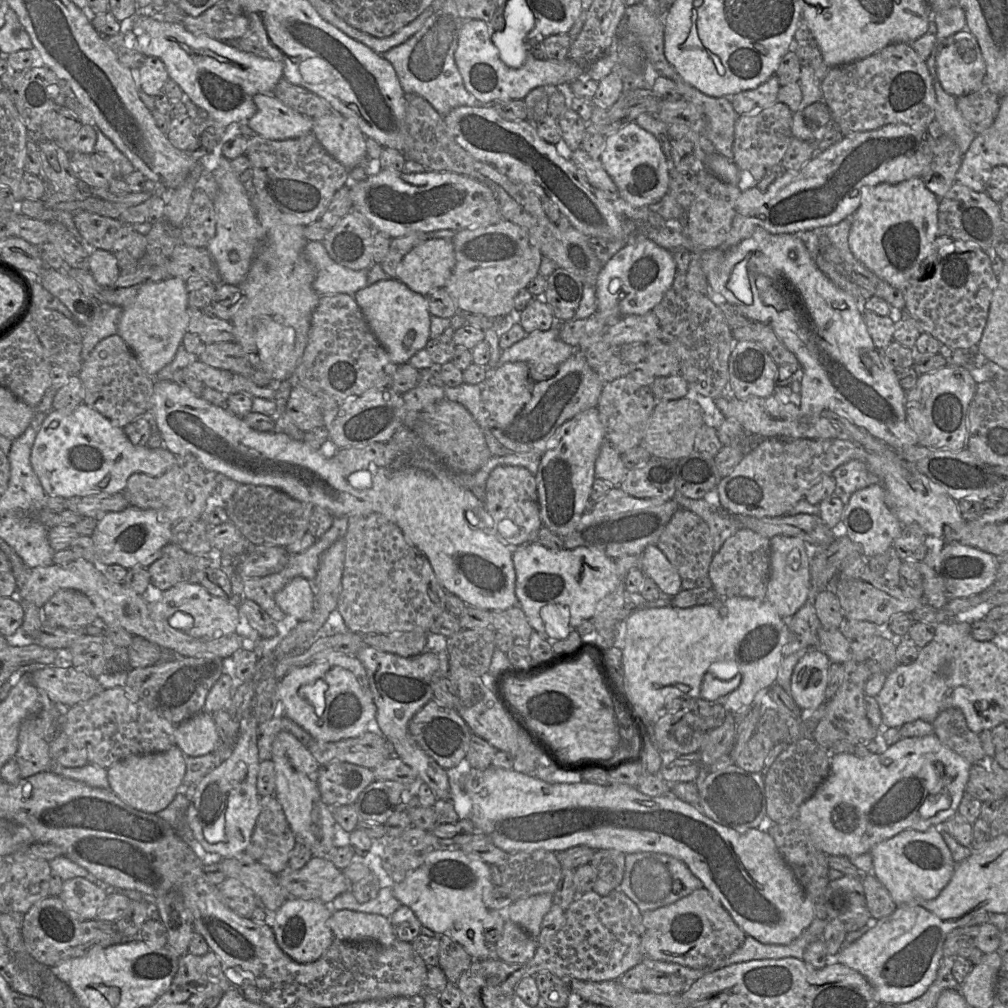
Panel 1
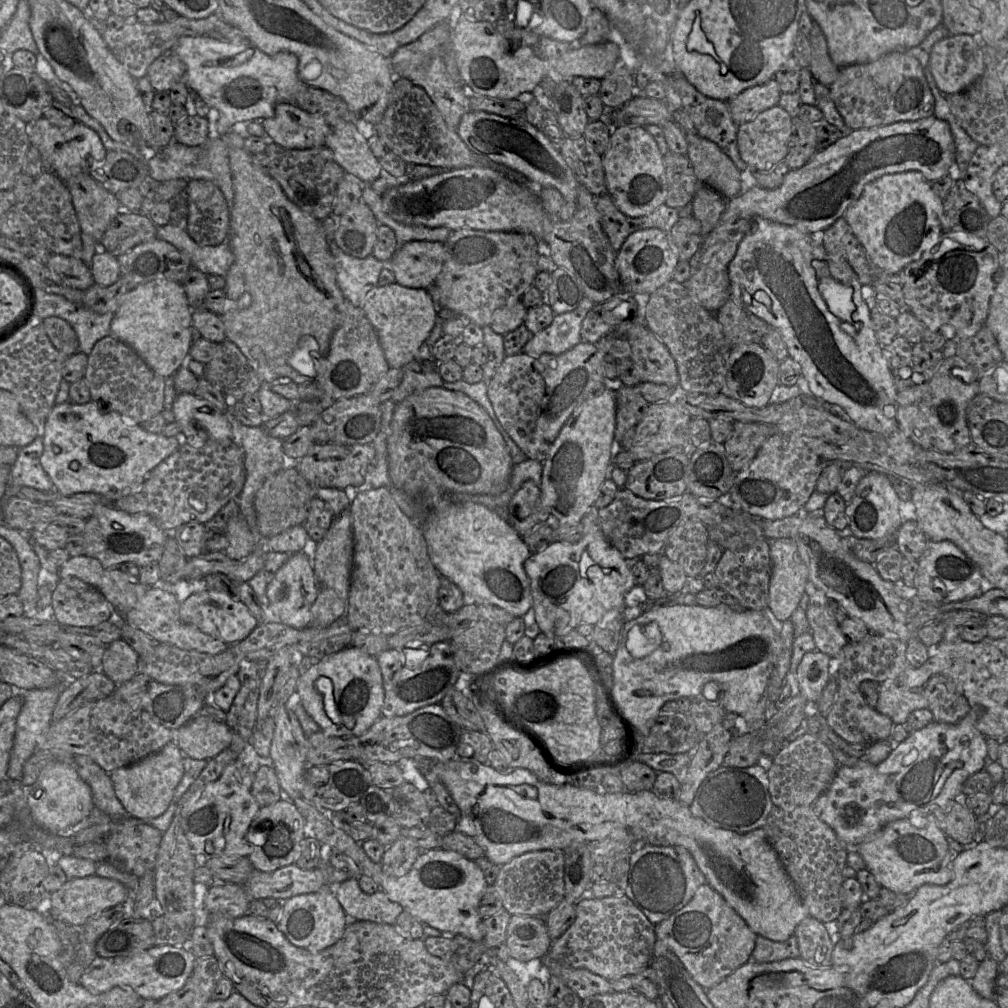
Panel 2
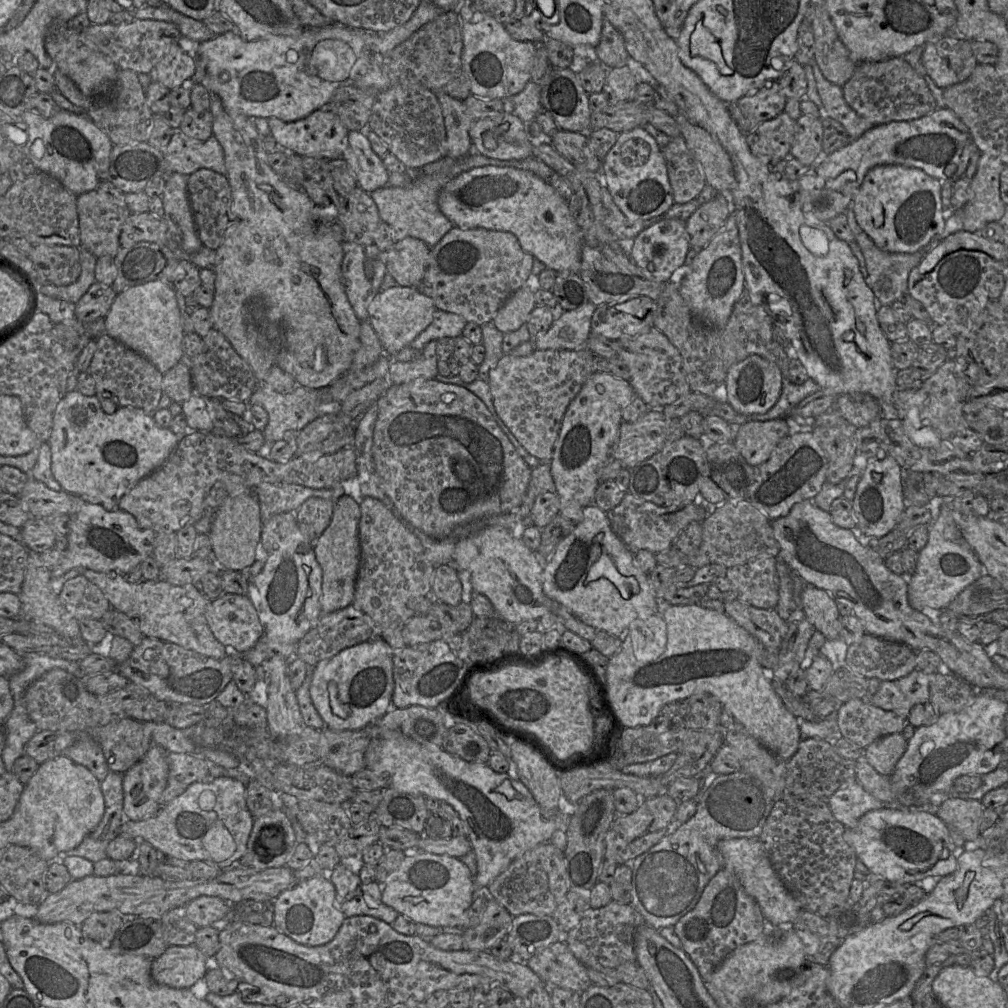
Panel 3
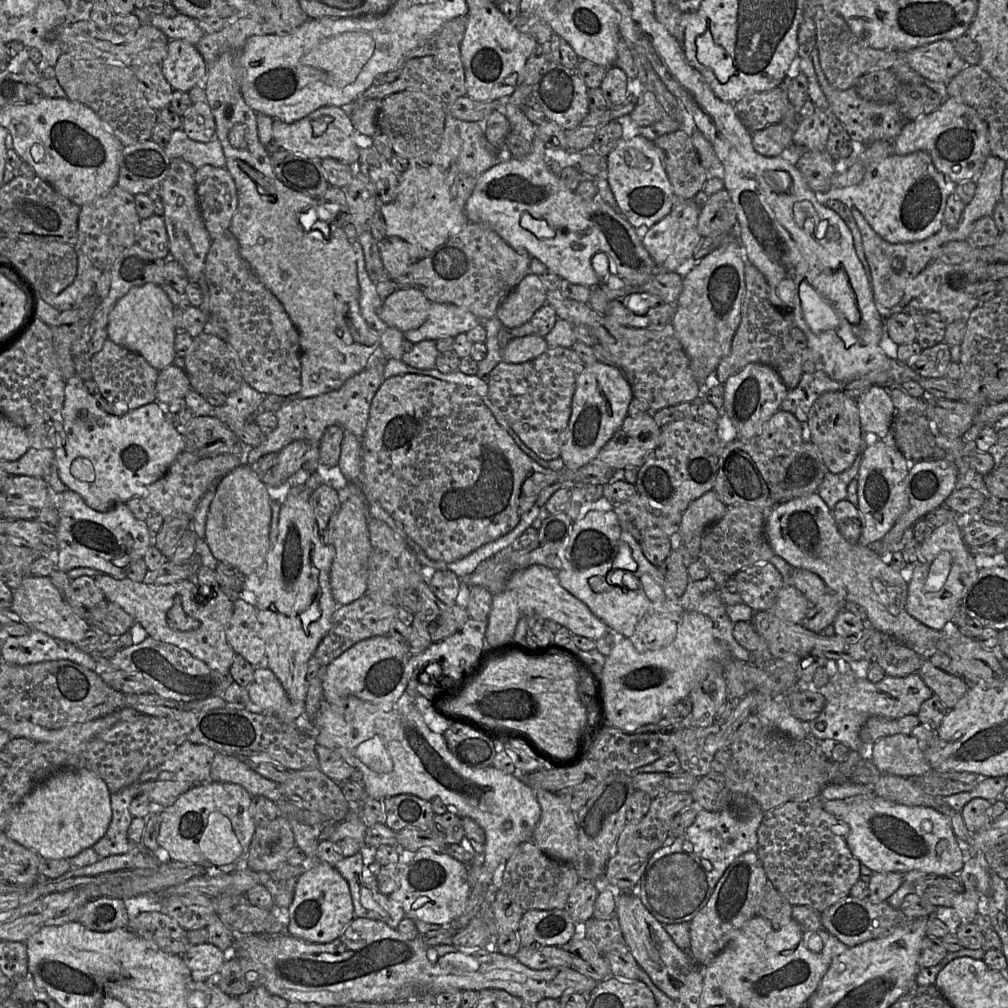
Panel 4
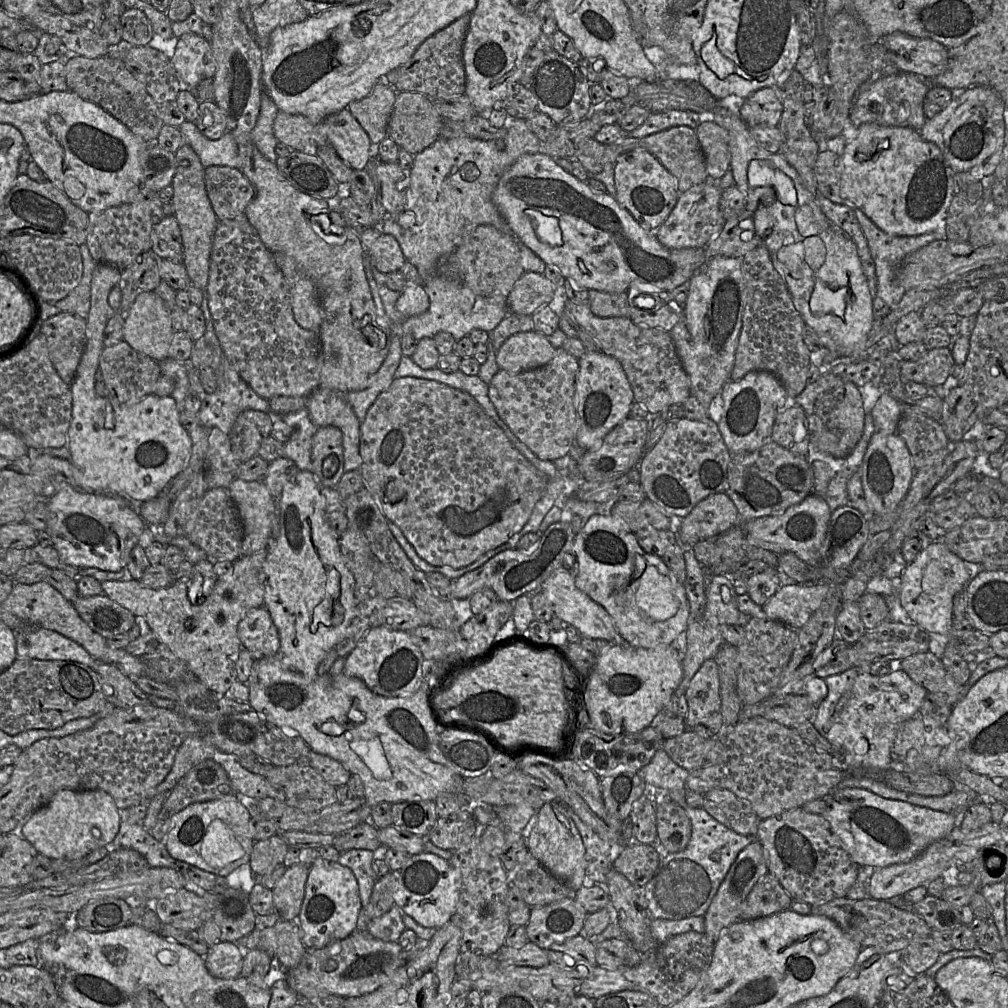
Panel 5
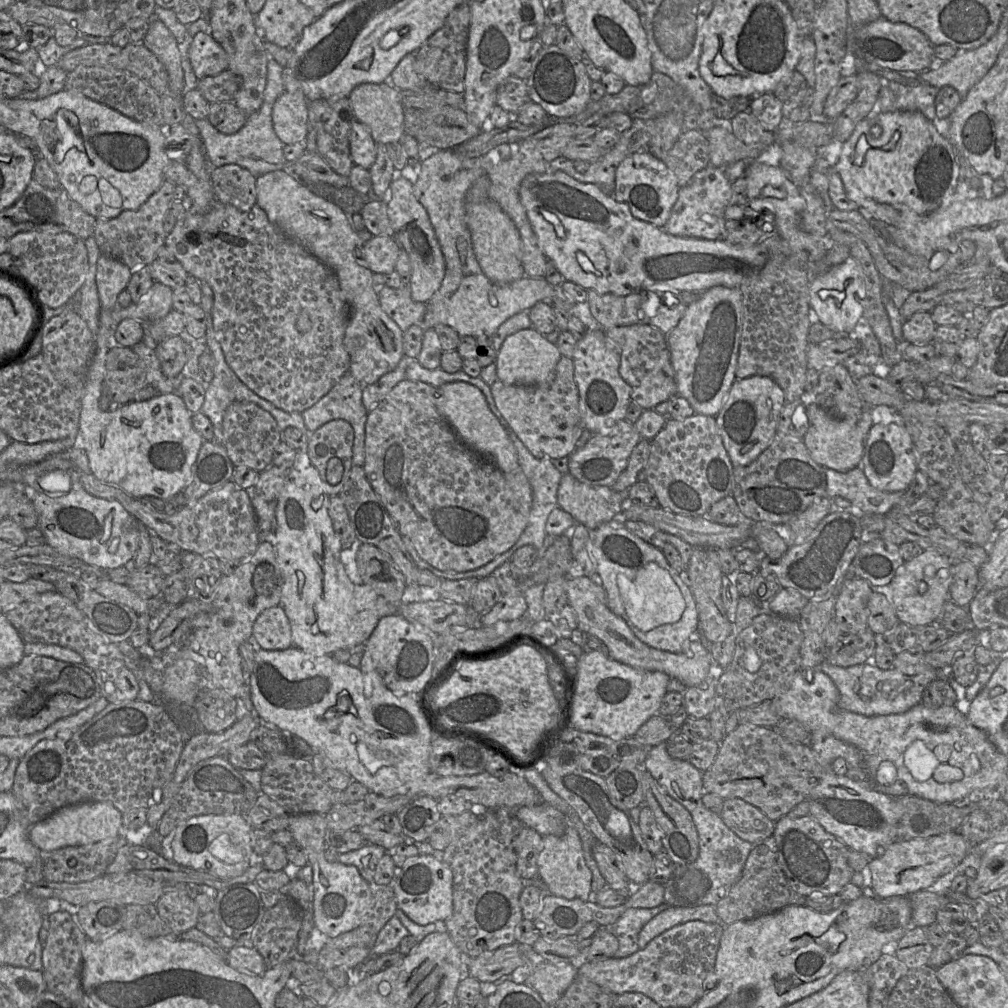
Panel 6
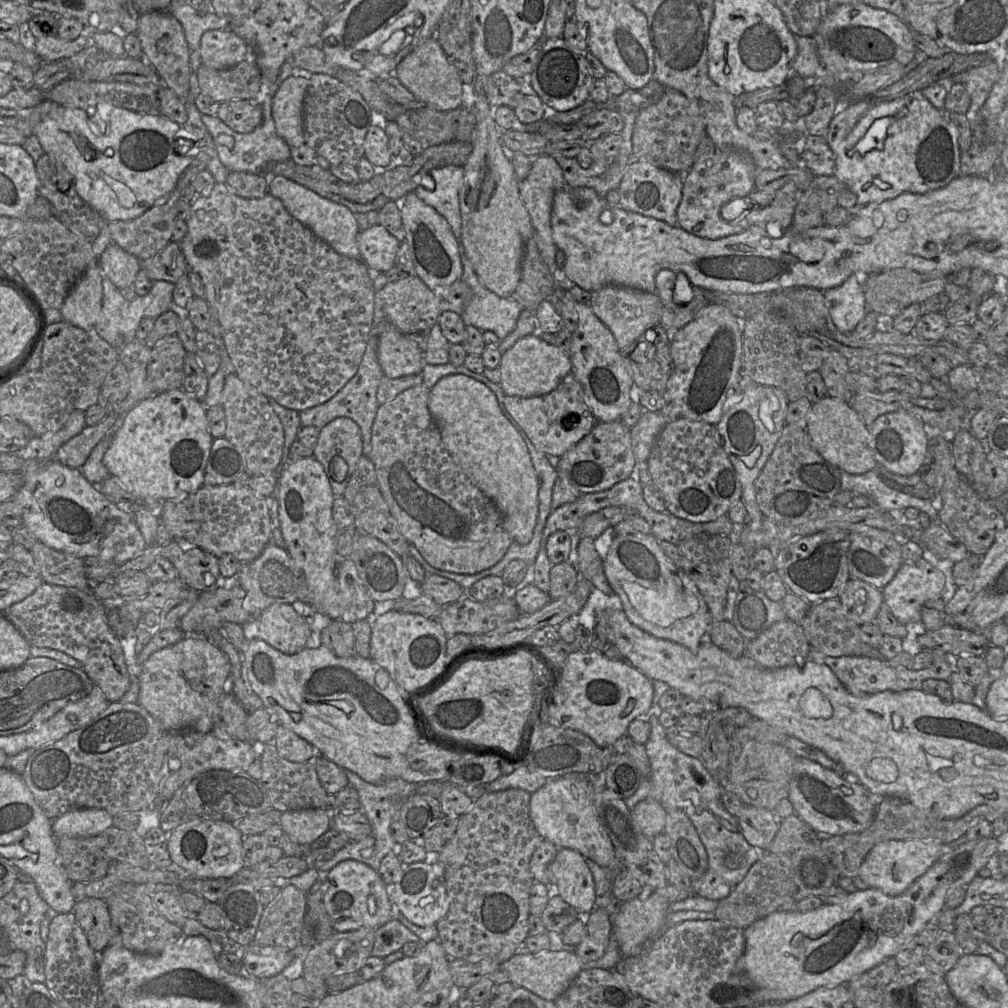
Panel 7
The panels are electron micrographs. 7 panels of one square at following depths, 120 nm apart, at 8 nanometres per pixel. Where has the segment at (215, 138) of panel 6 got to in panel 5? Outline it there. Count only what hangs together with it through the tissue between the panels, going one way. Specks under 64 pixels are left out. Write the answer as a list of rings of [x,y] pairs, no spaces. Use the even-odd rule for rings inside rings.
[[[263,92],[260,112],[256,125],[252,130],[252,140],[261,154],[272,162],[276,162],[278,158],[275,153],[275,147],[278,141],[273,132],[273,124],[277,112],[278,108],[275,103]],[[184,121],[178,128],[186,144],[191,146],[205,168],[227,166],[241,171],[241,158],[231,132],[225,132],[217,140],[210,140],[199,131],[194,122]]]

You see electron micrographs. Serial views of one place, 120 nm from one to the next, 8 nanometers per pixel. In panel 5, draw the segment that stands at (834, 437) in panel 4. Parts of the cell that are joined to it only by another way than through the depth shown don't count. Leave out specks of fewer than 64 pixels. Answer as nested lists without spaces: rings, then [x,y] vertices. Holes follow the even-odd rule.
[[[830,372],[820,375],[818,384],[819,393],[814,403],[814,415],[839,437],[833,457],[844,458],[854,449],[863,433],[865,412],[860,389],[853,382]]]

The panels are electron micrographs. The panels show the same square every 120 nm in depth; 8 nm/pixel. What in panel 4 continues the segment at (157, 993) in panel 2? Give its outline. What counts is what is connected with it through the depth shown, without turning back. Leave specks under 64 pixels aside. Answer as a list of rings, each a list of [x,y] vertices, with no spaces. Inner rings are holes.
[[[209,942],[191,945],[182,958],[197,982],[217,974],[225,962],[224,951]]]

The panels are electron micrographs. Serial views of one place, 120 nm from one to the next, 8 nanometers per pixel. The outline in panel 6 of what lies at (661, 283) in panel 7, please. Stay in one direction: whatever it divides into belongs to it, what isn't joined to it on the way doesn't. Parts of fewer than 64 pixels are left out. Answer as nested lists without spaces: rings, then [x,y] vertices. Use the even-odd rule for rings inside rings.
[[[662,291],[655,293],[659,303],[653,309],[653,315],[646,319],[646,323],[666,335],[676,327],[688,306],[681,301],[679,292]]]

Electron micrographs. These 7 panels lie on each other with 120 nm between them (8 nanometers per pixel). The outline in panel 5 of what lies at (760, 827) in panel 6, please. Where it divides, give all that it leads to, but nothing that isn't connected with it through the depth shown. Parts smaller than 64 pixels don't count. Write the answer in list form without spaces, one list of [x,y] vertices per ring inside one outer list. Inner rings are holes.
[[[722,788],[712,789],[703,796],[703,809],[715,820],[738,834],[756,837],[761,819],[749,801]]]

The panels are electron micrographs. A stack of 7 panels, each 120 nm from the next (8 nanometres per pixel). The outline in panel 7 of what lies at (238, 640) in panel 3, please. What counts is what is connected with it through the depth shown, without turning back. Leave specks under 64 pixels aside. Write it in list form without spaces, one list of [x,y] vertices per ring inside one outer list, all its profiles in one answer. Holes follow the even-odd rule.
[[[272,604],[257,619],[257,638],[285,654],[306,647],[311,628],[291,604]]]

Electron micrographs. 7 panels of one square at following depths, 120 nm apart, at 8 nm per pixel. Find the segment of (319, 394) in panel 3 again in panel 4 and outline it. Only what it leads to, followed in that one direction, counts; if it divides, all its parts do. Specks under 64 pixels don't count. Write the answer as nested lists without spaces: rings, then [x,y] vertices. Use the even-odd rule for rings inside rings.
[[[377,349],[369,358],[366,367],[358,374],[349,378],[339,389],[311,398],[288,398],[275,412],[278,425],[274,431],[266,435],[264,441],[249,450],[247,462],[254,464],[262,456],[276,452],[296,440],[304,440],[309,445],[309,459],[303,470],[309,475],[316,473],[319,467],[319,446],[325,430],[332,425],[340,425],[345,431],[362,439],[370,414],[374,396],[384,382],[384,369],[388,361],[381,349]],[[245,381],[238,390],[226,394],[227,400],[222,406],[212,406],[209,416],[219,419],[241,440],[241,432],[246,422],[254,422],[254,416],[260,412],[261,403],[267,394],[262,394]]]

